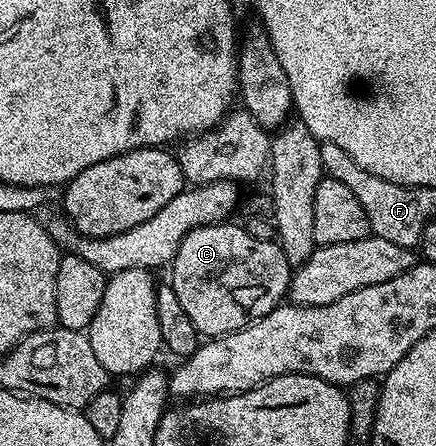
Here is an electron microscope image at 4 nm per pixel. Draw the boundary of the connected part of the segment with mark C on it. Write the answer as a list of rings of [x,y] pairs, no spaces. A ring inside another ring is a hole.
[[[230,223],[193,228],[180,242],[168,268],[168,283],[174,288],[184,313],[188,314],[195,330],[206,338],[223,336],[248,326],[253,320],[262,320],[264,314],[283,303],[290,287],[292,269],[277,243],[274,240],[252,238],[252,234],[248,234],[241,223]]]

